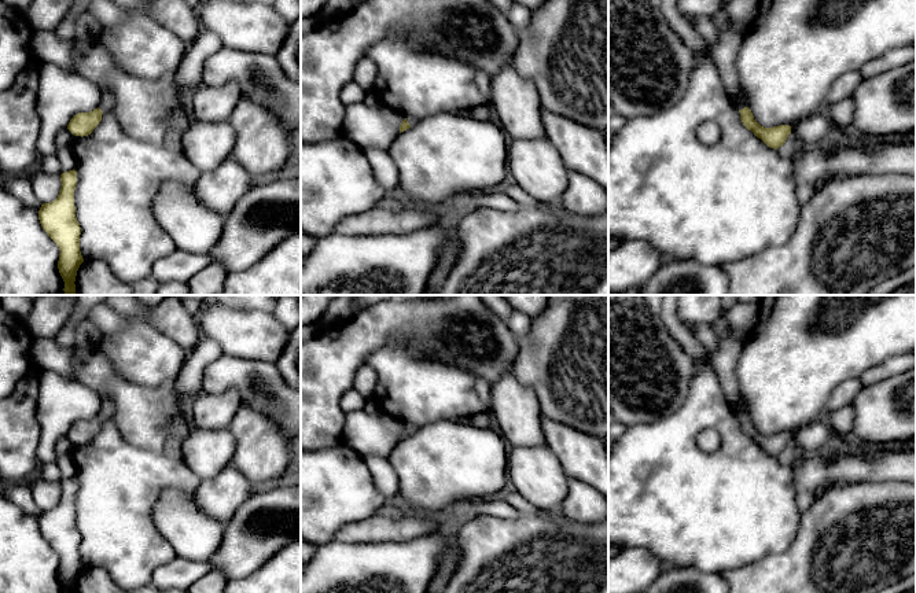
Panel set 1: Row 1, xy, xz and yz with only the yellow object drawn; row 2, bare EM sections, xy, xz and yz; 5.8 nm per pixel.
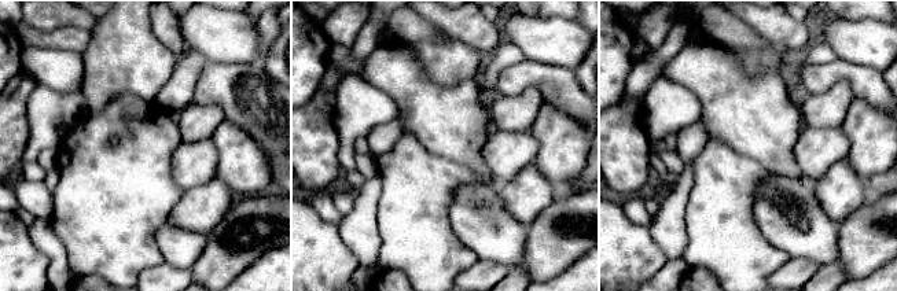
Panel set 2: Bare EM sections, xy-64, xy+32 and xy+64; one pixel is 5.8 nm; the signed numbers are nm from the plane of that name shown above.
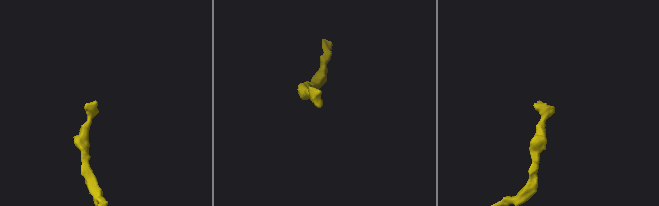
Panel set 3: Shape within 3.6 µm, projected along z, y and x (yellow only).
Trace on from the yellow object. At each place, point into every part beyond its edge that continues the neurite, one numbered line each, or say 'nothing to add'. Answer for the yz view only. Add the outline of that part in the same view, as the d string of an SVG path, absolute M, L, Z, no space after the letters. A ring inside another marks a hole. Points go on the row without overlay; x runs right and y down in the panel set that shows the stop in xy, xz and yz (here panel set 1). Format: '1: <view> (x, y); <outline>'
1: yz (724, 360); M724 313L715 318L711 328L717 339L715 351L711 354L713 369L720 379L726 401L733 408L735 413L742 417L747 413L737 408L740 386L737 382L736 369L744 342L733 338L729 334L731 325L728 324Z

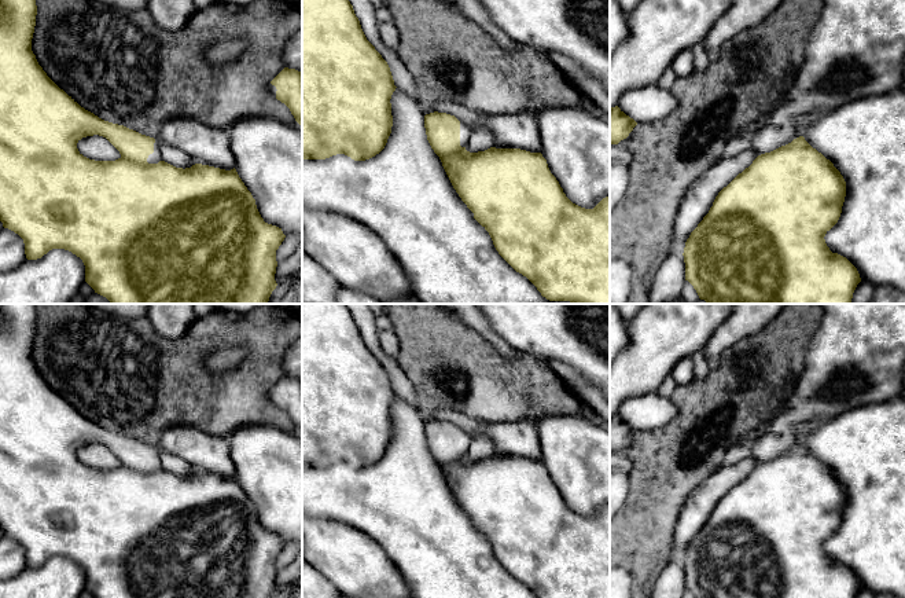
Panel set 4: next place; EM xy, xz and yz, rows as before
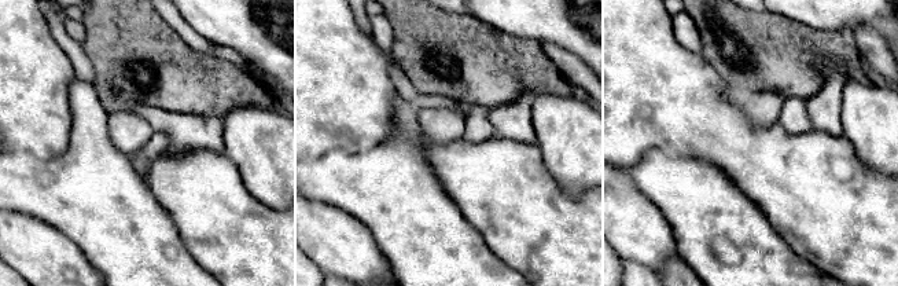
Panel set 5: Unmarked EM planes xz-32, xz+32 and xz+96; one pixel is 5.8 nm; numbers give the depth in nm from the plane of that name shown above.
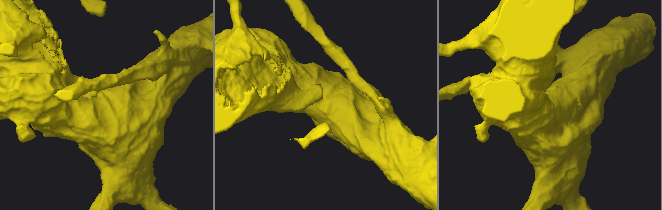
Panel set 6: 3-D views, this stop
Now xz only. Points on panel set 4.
1: xz (464, 439); M460 429L460 454L461 455L467 454L470 443L471 443L471 437L463 429Z

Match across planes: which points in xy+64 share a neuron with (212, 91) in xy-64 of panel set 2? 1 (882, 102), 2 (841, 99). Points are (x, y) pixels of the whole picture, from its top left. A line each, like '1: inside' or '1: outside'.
1: inside
2: outside

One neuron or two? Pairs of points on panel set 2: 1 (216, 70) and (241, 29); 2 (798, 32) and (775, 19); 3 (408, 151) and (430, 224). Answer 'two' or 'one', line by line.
1: two
2: one
3: one

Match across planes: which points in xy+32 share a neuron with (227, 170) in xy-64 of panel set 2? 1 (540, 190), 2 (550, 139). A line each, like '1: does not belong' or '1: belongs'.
1: does not belong
2: belongs

